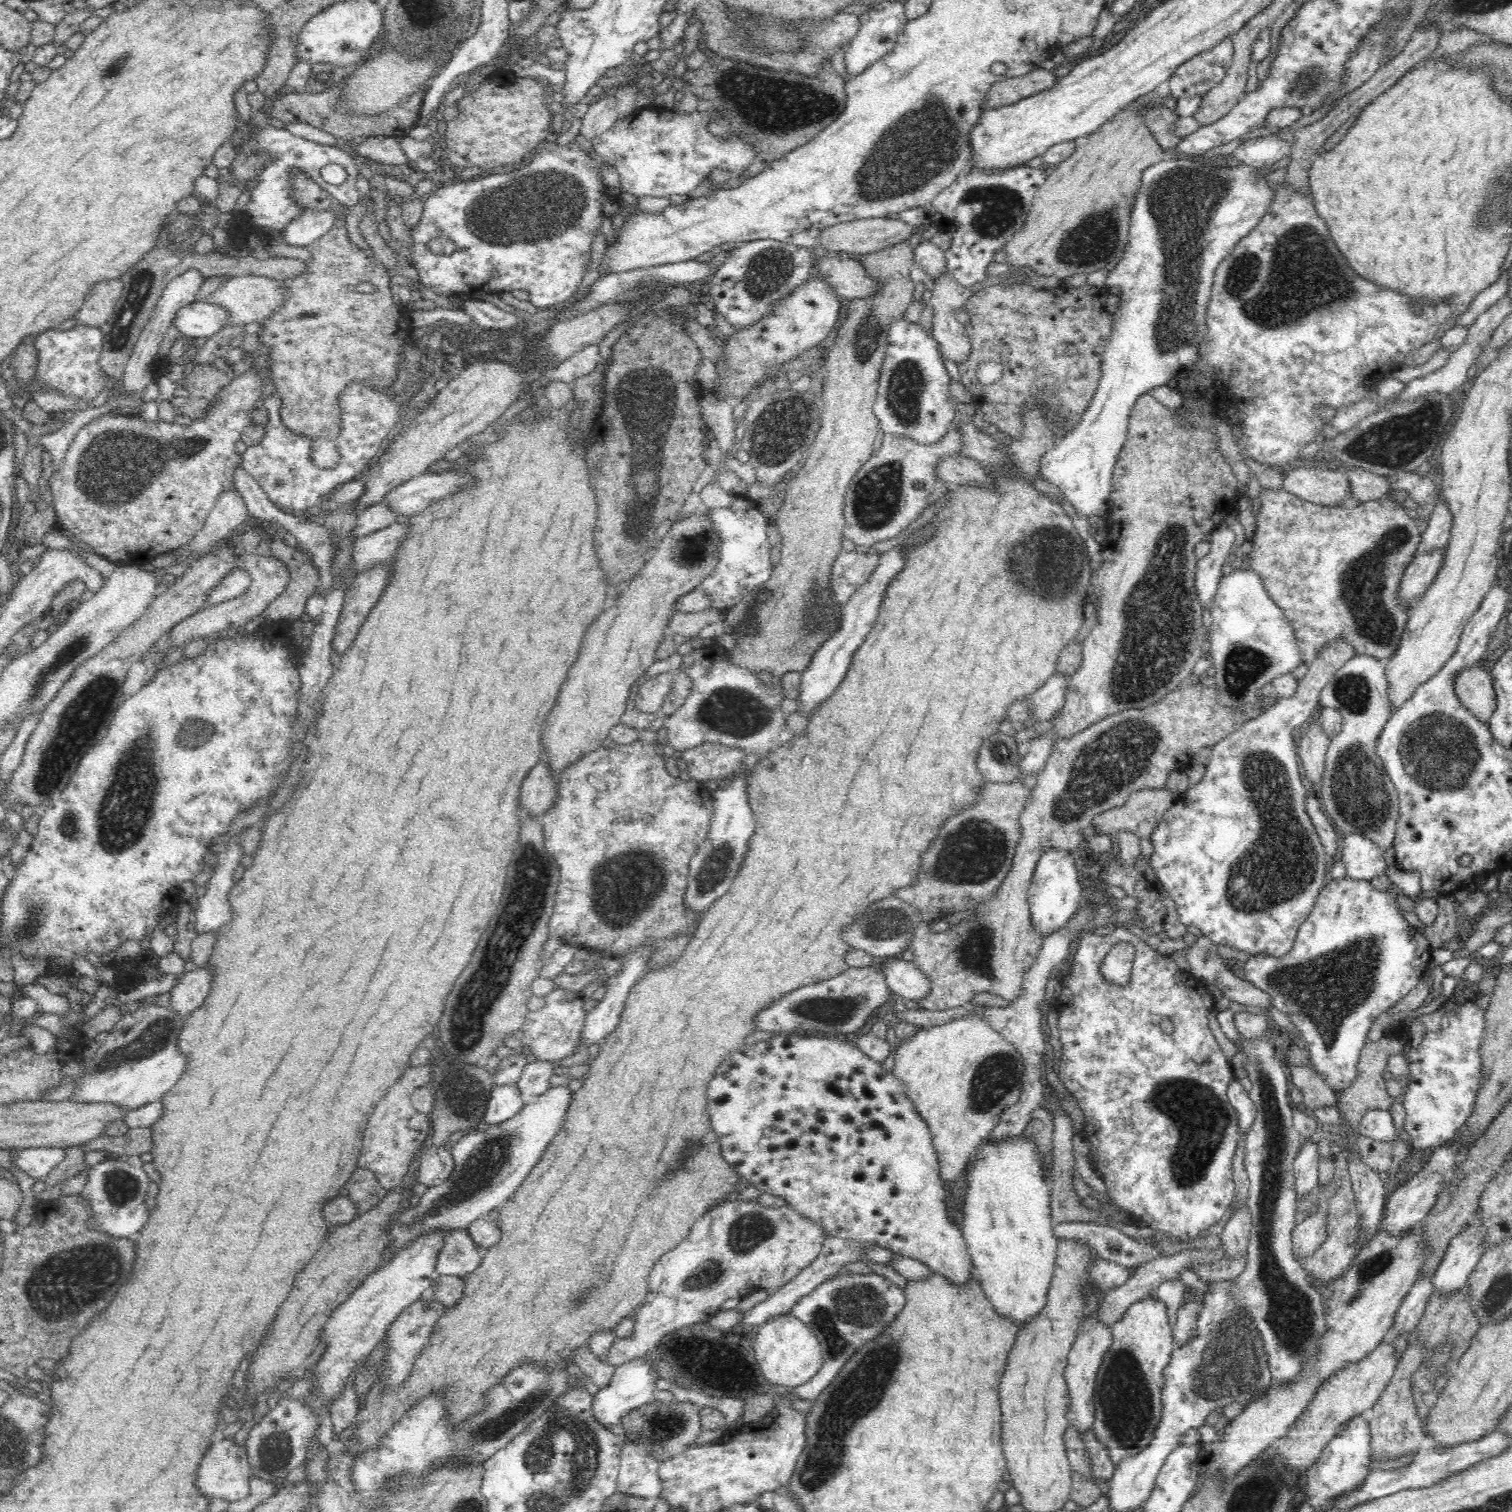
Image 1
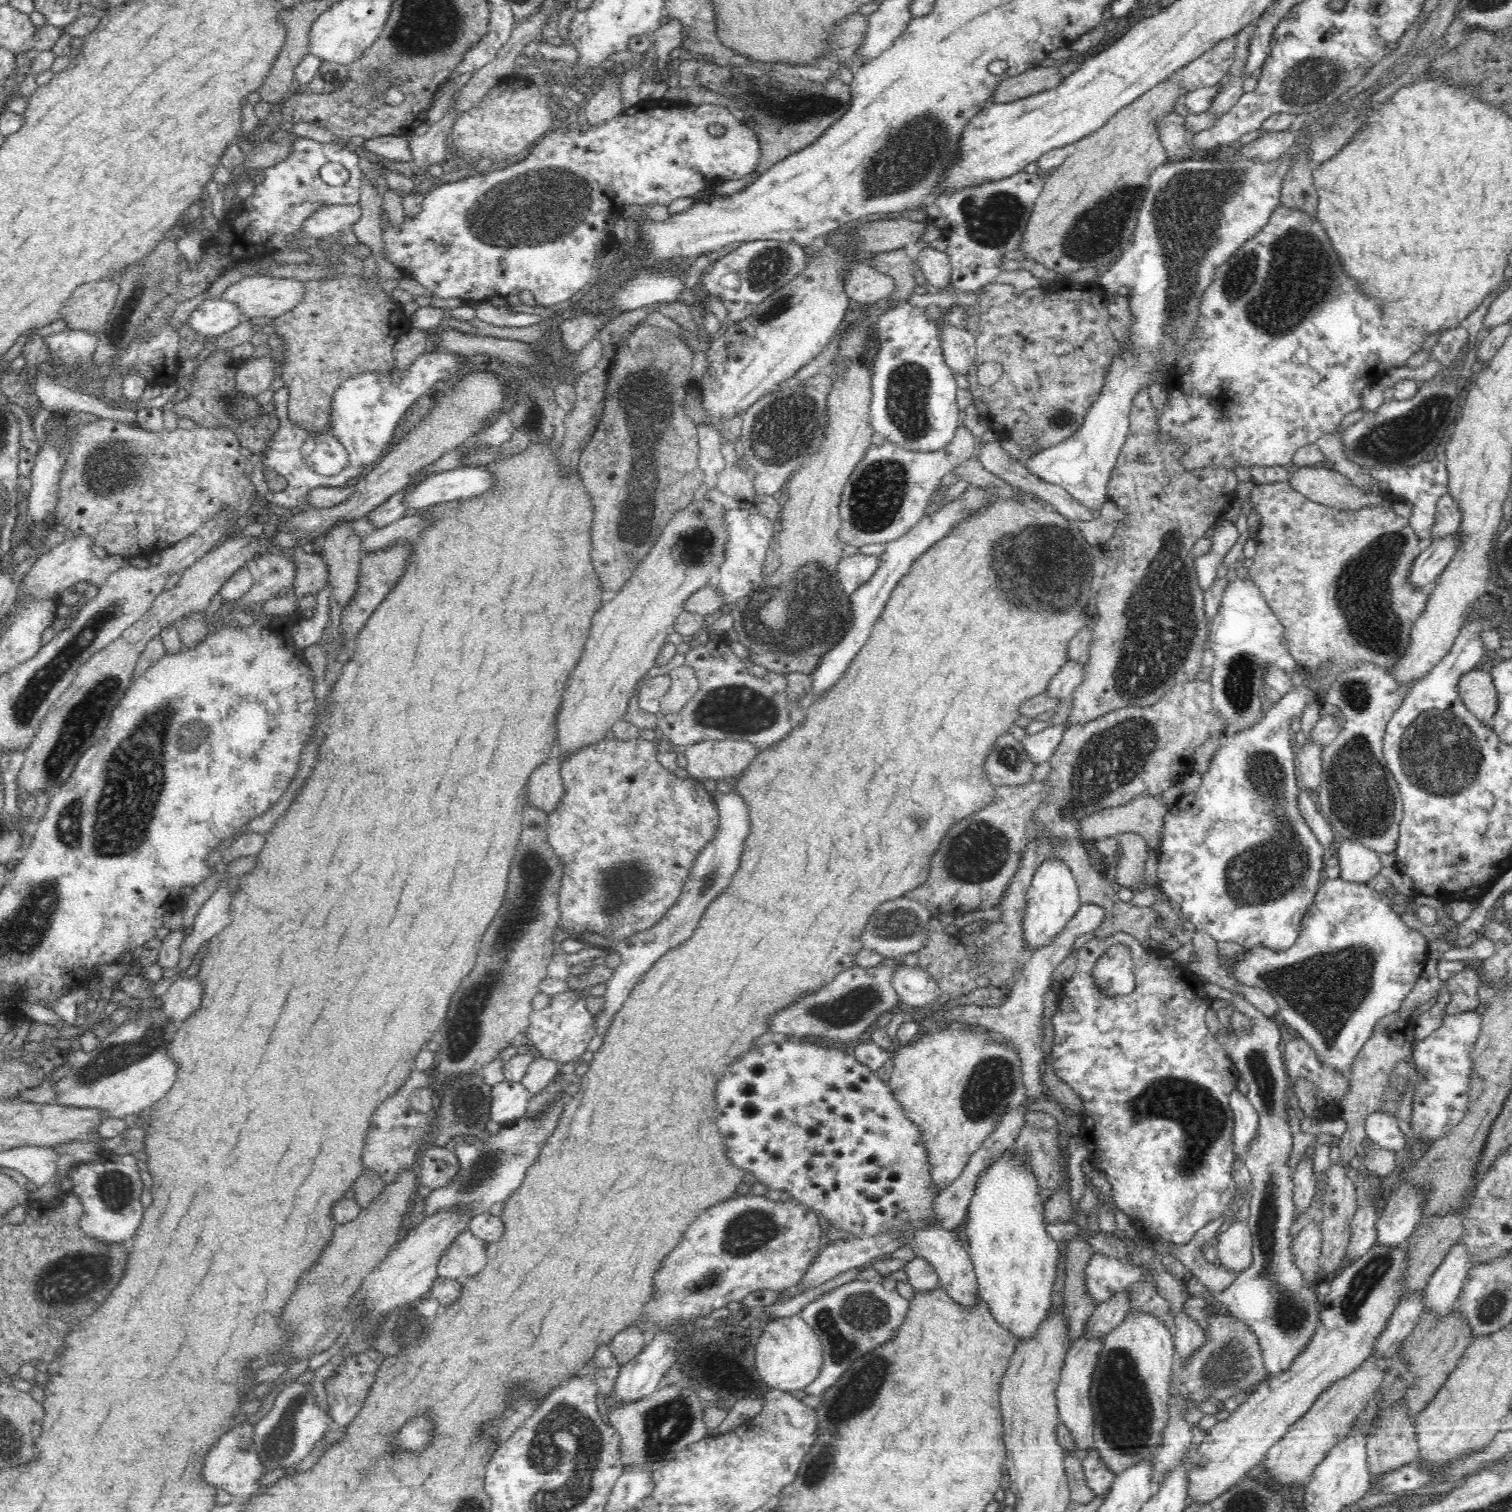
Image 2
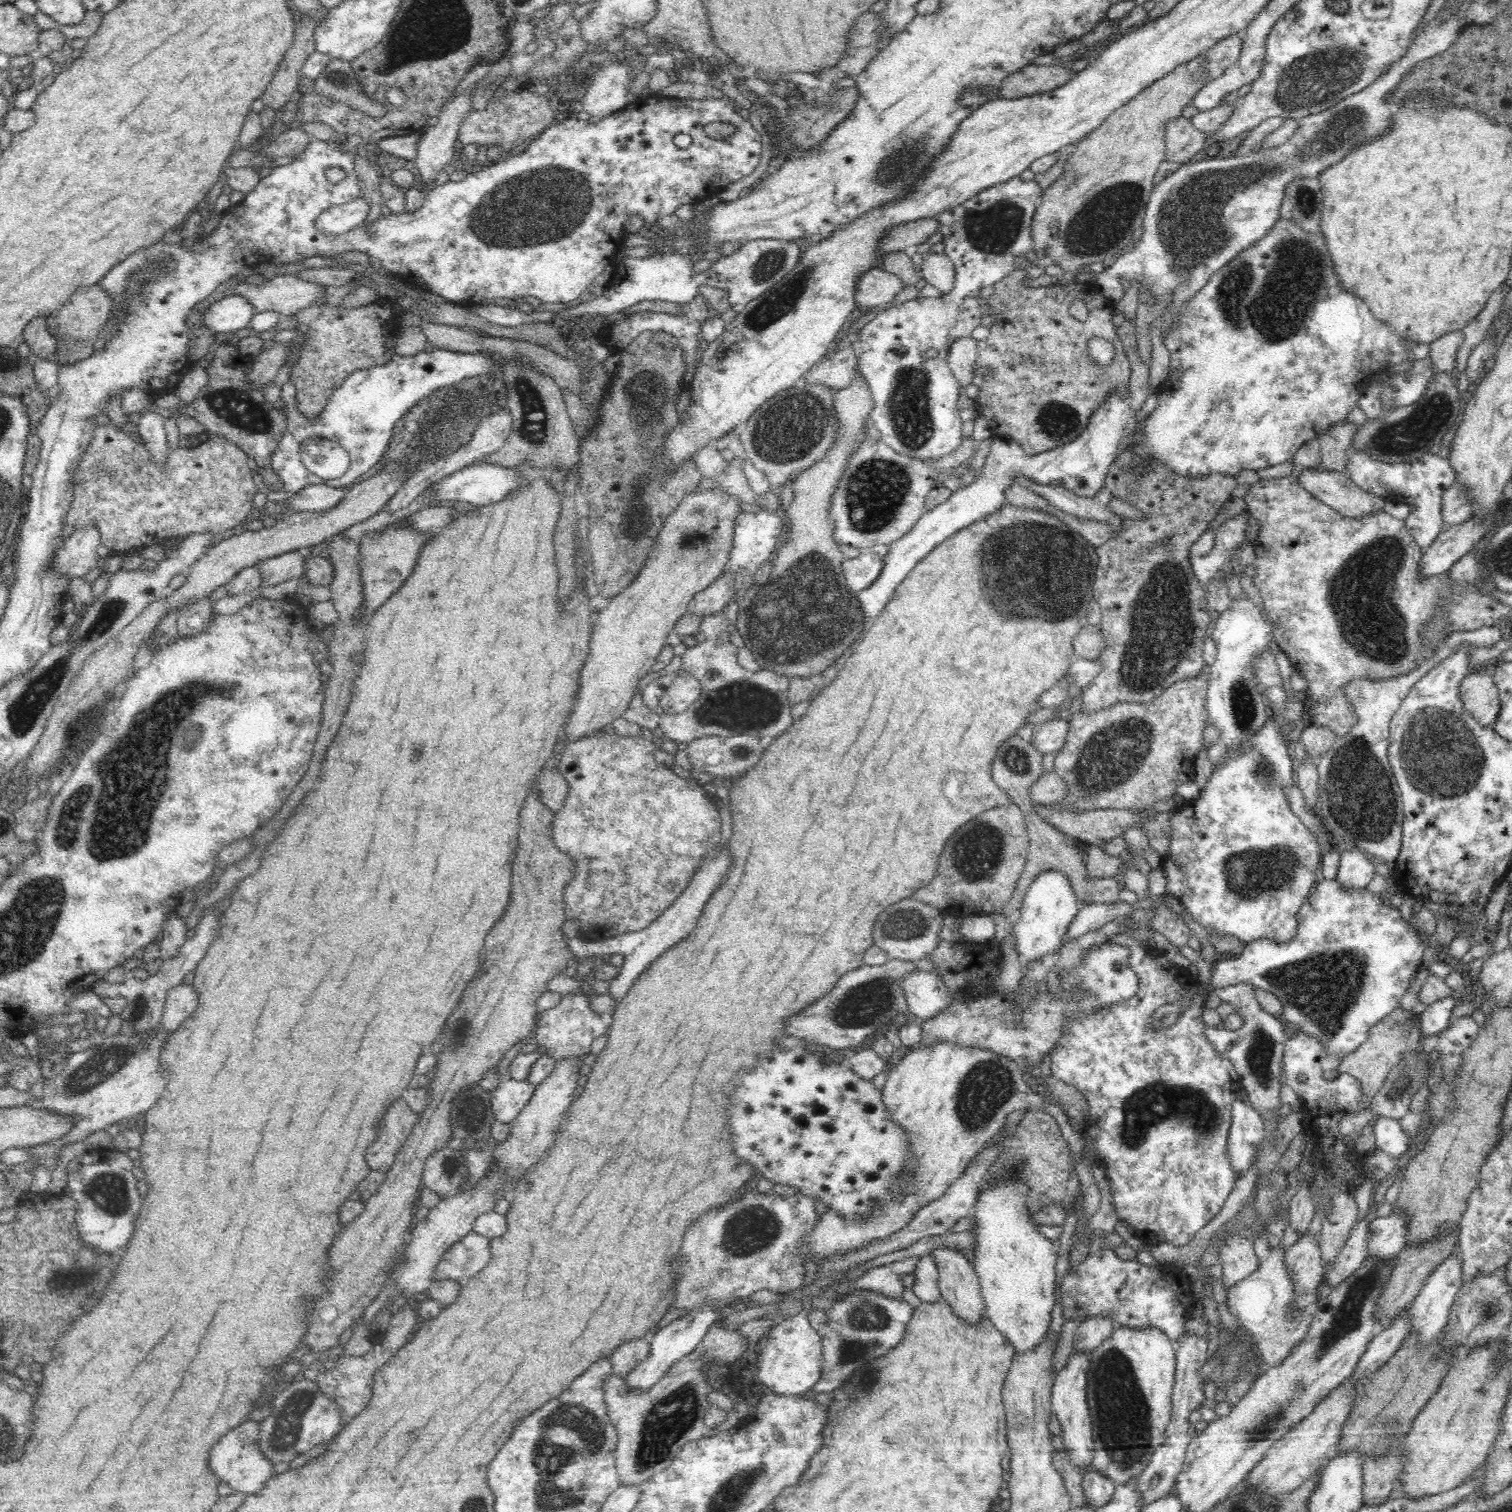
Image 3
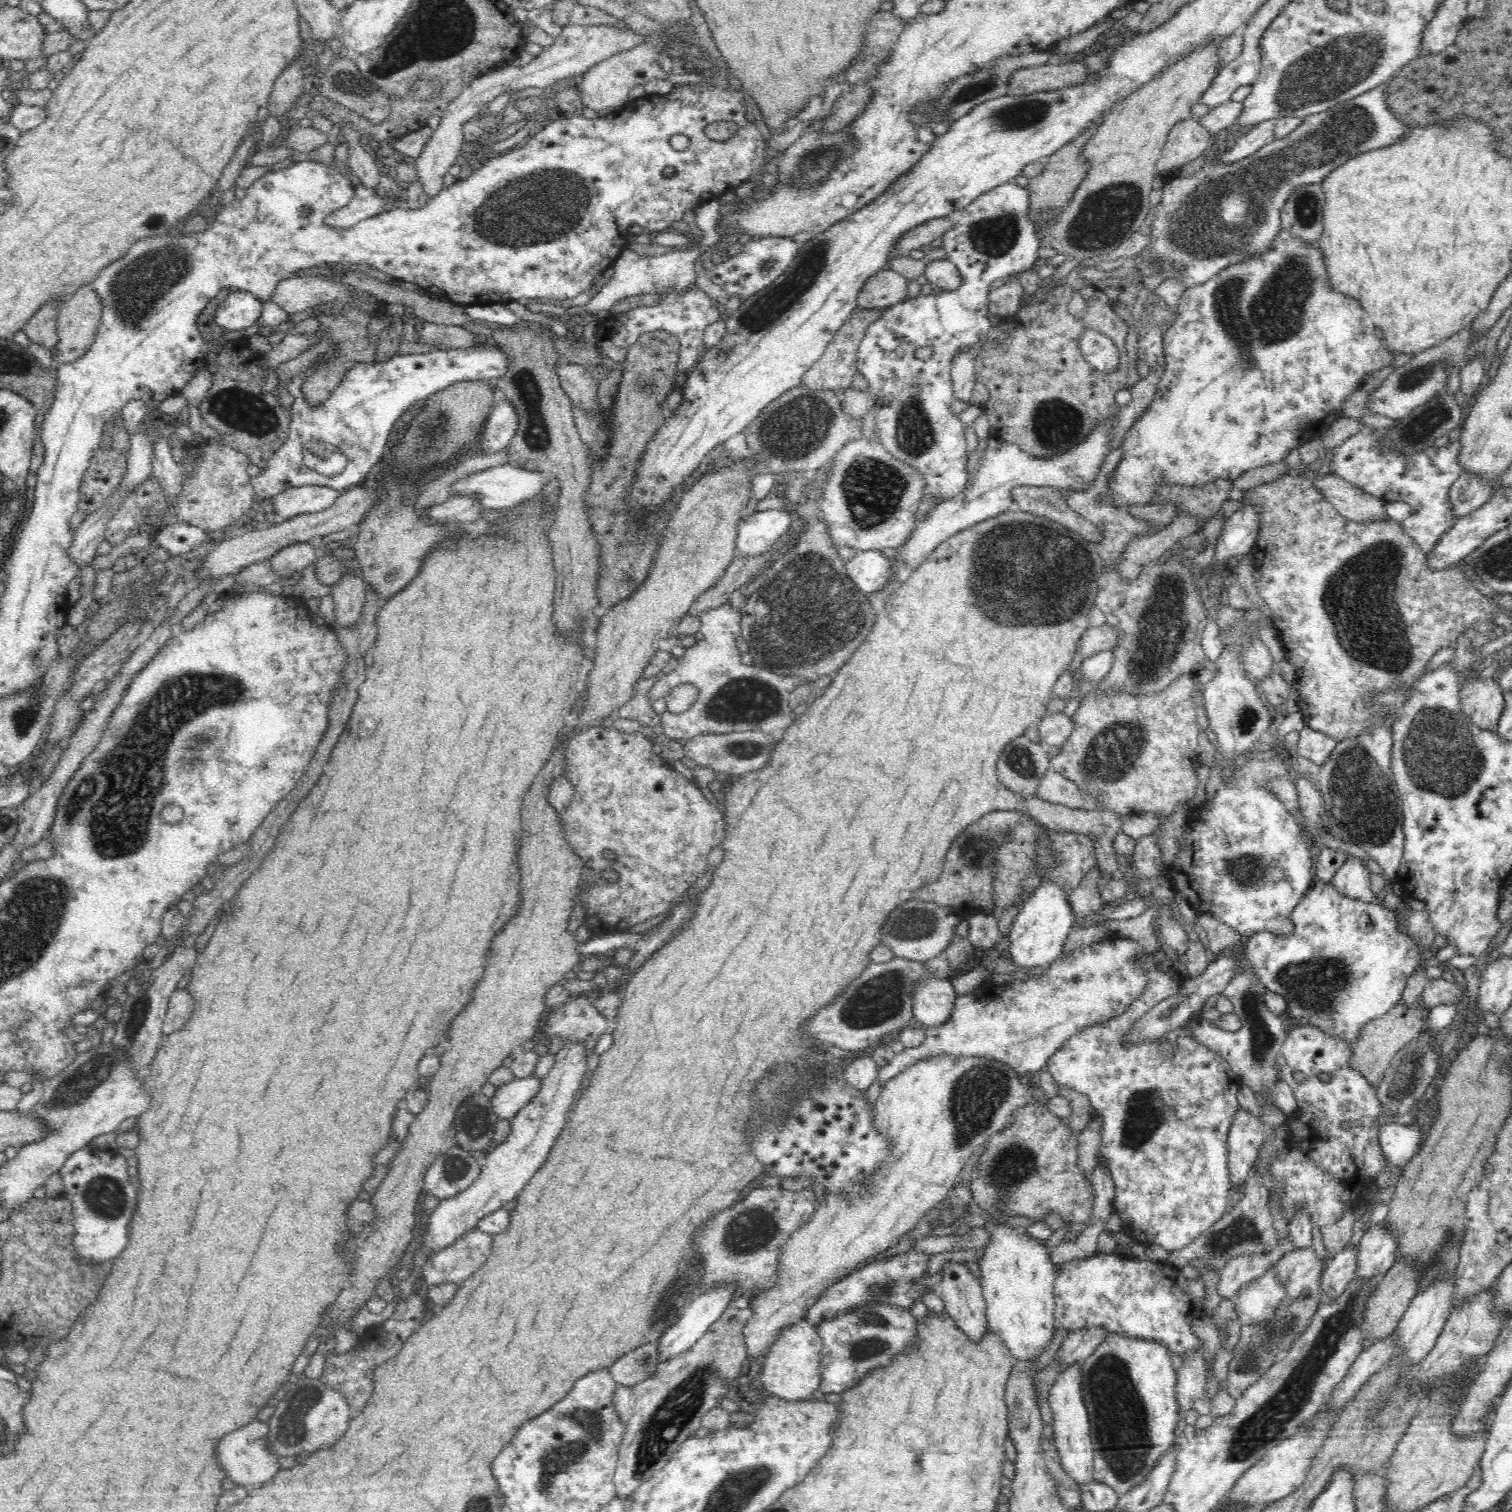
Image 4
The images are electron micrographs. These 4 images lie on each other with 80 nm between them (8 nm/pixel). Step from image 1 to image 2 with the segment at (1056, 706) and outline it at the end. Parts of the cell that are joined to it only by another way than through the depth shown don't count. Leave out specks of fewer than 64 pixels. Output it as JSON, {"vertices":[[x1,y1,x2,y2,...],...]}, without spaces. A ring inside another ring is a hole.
{"vertices":[[1070,660,1053,676,1044,693,1055,700,1066,700,1082,684,1084,677,1085,664]]}

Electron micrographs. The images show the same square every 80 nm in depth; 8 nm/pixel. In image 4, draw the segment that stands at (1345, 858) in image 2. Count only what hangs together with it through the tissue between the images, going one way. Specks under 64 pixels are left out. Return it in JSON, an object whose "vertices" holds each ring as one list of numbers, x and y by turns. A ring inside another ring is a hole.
{"vertices":[[1350,855,1348,862,1338,868,1331,884,1350,900,1377,902,1379,897,1371,891,1371,876,1362,860]]}

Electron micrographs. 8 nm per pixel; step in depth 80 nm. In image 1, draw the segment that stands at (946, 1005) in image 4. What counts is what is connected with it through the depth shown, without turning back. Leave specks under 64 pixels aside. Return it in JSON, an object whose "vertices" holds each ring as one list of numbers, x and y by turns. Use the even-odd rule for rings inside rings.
{"vertices":[[901,957,888,959,884,966,884,975,889,989,902,998,917,1001,930,992,930,980,913,964,913,961,906,961]]}

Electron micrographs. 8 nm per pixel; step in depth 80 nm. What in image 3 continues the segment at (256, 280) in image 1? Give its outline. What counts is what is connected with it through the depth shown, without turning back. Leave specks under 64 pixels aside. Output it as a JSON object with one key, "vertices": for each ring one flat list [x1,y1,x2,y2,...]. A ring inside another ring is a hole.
{"vertices":[[276,275,259,285,238,282,232,292,249,300,260,319,270,312,296,314,316,299,322,299,324,293,326,290,323,290,322,284,308,282,294,275]]}

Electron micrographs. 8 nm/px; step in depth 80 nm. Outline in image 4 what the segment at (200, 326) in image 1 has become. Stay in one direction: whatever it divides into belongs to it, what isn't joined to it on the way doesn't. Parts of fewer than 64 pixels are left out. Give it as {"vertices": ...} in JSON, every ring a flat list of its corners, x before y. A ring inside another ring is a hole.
{"vertices":[[230,292,227,299,221,303,213,318,223,330,244,330,250,328,254,322,262,322,264,304,251,292]]}

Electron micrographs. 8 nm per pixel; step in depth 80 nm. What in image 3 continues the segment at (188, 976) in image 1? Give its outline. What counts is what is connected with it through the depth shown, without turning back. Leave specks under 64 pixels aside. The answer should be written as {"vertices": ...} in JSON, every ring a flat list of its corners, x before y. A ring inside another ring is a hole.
{"vertices":[[178,984,167,993,162,1015,162,1027,169,1033,174,1032,196,1010,198,992,193,984]]}

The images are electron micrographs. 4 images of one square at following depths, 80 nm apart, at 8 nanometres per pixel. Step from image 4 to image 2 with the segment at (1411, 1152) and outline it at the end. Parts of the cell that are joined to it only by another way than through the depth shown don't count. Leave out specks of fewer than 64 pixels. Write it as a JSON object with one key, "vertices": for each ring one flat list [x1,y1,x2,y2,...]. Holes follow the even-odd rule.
{"vertices":[[1374,1111,1365,1121,1365,1132,1379,1147,1392,1151,1402,1151,1408,1142,1406,1136,1400,1131,1395,1116]]}

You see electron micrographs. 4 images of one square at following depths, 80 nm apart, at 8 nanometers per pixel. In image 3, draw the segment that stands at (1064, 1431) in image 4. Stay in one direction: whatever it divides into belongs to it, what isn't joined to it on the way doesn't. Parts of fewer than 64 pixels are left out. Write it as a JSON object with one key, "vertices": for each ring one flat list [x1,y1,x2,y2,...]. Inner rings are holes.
{"vertices":[[1088,1352,1071,1353,1066,1366,1056,1375,1050,1396,1051,1411,1058,1418,1060,1427,1062,1427,1061,1436,1066,1447,1065,1451,1069,1452,1071,1462,1082,1471,1082,1474,1085,1474,1087,1468,1092,1465,1095,1456,1092,1419,1086,1398,1087,1370,1088,1366,1090,1366,1090,1358,1091,1354]]}

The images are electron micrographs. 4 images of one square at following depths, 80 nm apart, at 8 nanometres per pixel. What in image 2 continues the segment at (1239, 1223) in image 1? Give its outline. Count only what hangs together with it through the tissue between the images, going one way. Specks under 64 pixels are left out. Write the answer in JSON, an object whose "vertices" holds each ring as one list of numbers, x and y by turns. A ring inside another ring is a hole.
{"vertices":[[1246,1220,1226,1225,1216,1237,1217,1258,1224,1267,1240,1274,1252,1264,1253,1240]]}

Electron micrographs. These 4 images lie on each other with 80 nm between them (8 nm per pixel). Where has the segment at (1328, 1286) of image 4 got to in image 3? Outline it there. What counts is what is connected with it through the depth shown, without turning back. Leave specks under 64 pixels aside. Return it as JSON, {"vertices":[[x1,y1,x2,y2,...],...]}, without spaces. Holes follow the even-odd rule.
{"vertices":[[1371,1212,1353,1224,1340,1256,1334,1263,1327,1266,1324,1283,1330,1288,1338,1286,1366,1260,1366,1250,1368,1250,1368,1242,1370,1242,1368,1226,1373,1218,1374,1214]]}

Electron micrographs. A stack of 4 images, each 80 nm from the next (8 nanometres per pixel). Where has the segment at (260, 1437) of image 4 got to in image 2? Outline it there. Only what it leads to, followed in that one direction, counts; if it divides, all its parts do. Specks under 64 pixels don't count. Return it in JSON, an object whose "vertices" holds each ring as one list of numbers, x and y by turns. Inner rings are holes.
{"vertices":[[245,1419,242,1420,244,1426,236,1426,232,1432,224,1434,208,1452,204,1468,202,1468,202,1476,206,1478,206,1482,214,1484,218,1490,226,1490,232,1498,239,1498,254,1495,258,1490,258,1479,264,1472,260,1455,256,1453,253,1444,253,1434,255,1431,254,1424,250,1424]]}

